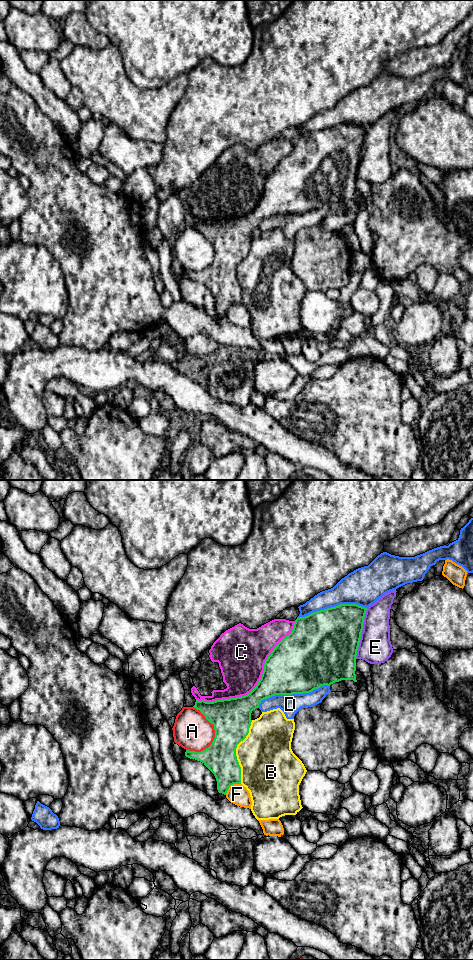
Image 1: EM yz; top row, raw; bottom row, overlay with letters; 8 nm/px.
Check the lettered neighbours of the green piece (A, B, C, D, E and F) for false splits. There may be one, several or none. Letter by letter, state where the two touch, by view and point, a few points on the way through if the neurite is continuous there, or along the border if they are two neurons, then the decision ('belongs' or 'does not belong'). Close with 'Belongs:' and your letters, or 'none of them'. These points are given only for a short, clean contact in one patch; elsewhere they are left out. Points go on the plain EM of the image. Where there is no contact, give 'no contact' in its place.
A: contact yz (214, 249); does not belong
B: contact yz (235, 272); does not belong
C: contact yz (258, 203); does not belong
D: contact yz (292, 213); does not belong
E: contact yz (361, 152); does not belong
F: contact yz (231, 304); does not belong
Belongs: none of them

